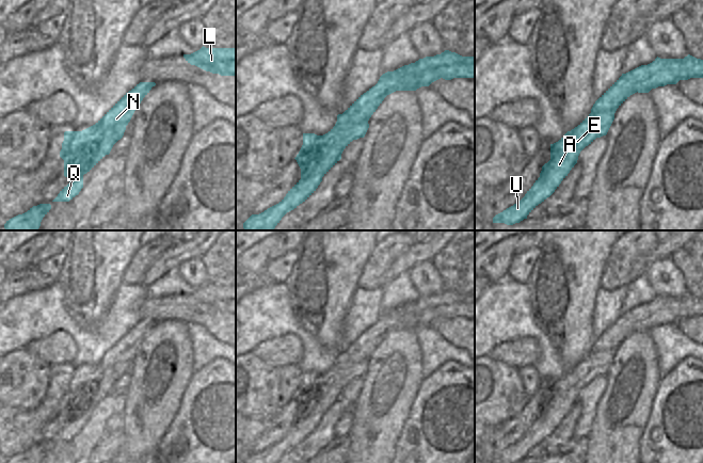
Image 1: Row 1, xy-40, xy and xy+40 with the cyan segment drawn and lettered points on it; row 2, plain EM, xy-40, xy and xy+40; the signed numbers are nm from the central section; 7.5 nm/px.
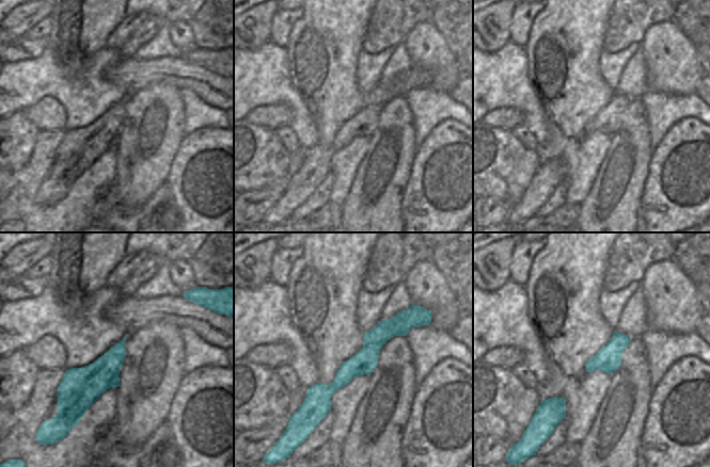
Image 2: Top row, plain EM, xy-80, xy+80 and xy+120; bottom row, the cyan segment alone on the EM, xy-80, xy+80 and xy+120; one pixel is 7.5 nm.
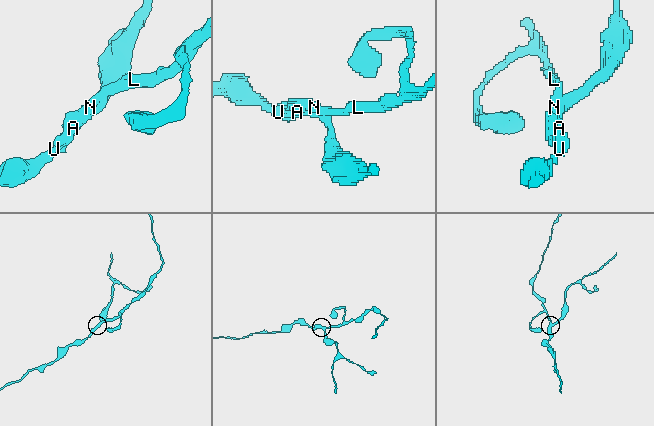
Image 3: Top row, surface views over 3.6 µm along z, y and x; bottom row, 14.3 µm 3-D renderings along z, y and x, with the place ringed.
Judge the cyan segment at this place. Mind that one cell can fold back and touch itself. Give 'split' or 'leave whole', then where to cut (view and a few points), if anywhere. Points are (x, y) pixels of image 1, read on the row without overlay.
split; cut xy+40 (622, 314), (637, 330)

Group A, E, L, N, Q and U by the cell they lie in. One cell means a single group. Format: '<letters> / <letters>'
A E N Q U / L

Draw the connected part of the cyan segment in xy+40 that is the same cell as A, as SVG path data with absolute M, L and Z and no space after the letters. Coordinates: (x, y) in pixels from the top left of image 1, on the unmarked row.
M621 315L593 344L591 352L558 381L550 383L550 399L542 405L540 416L525 435L493 457L493 462L520 462L542 441L549 436L577 402L580 390L596 377L606 374L617 348L637 332Z

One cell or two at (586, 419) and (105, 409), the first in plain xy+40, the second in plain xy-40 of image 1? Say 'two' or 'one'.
two

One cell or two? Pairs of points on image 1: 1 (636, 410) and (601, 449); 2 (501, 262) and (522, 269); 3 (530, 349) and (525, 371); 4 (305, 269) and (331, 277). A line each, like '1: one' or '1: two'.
1: one
2: two
3: two
4: one

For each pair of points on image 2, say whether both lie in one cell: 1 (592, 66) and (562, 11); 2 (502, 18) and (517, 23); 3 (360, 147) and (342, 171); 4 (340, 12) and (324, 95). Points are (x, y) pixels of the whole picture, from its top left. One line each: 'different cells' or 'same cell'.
1: same cell
2: different cells
3: same cell
4: same cell

